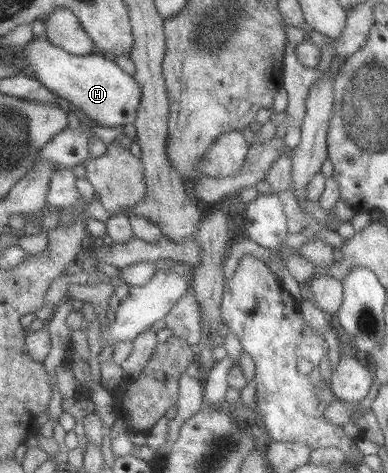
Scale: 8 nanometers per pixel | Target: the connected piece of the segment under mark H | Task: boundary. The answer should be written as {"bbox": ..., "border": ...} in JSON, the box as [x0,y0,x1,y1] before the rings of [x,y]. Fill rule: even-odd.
{"bbox":[24,35,142,128],"border":[[[46,35],[34,37],[24,48],[25,64],[49,90],[82,110],[99,126],[115,128],[134,124],[142,101],[142,88],[134,75],[126,73],[112,57],[96,53],[76,55],[49,42]]]}

